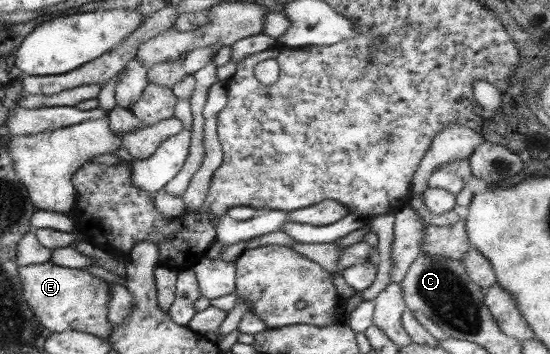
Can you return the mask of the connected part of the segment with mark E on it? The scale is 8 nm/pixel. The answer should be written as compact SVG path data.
M51 262L18 267L23 297L35 319L52 333L65 330L89 333L98 338L110 336L112 326L107 319L110 288L105 281L79 269L69 269Z

